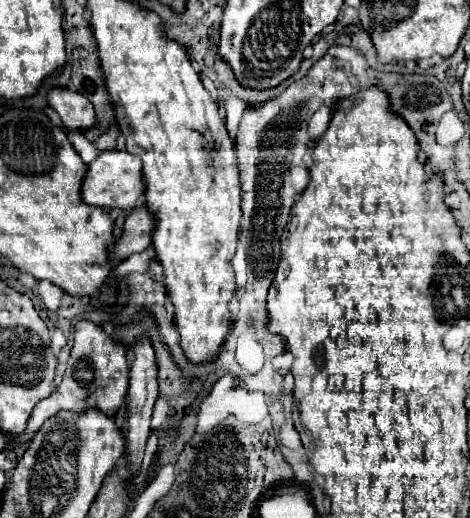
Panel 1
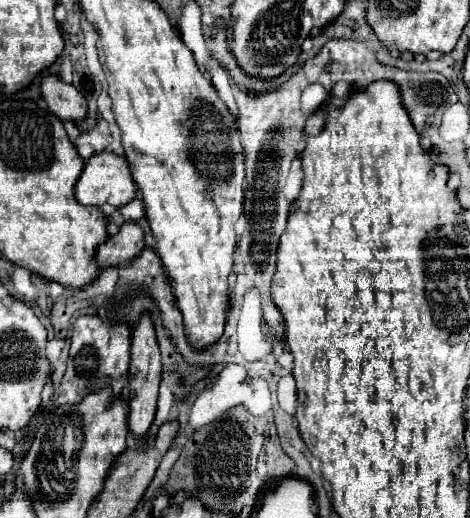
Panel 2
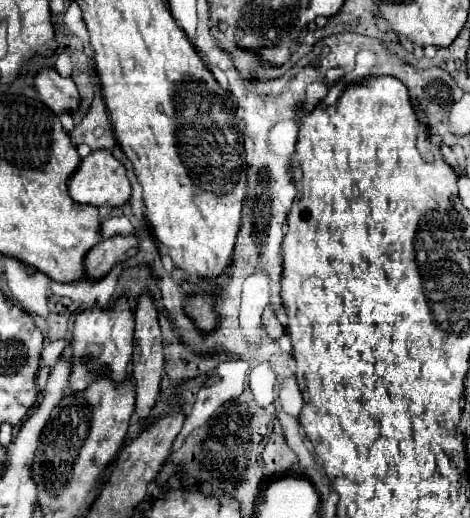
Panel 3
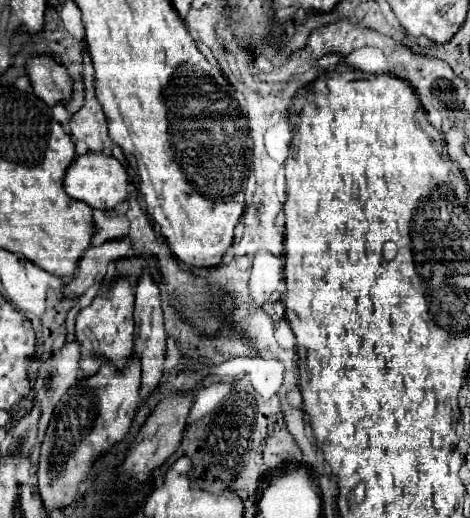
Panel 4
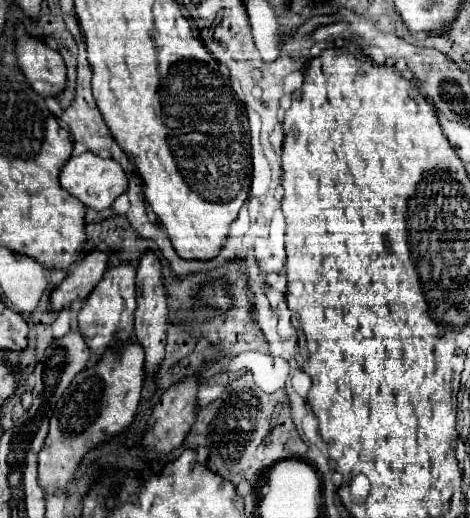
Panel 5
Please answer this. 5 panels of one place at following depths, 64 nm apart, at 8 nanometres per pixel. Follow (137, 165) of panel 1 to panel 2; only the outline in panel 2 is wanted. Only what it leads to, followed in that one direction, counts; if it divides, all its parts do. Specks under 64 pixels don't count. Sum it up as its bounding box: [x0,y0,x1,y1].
[76,152,138,208]

